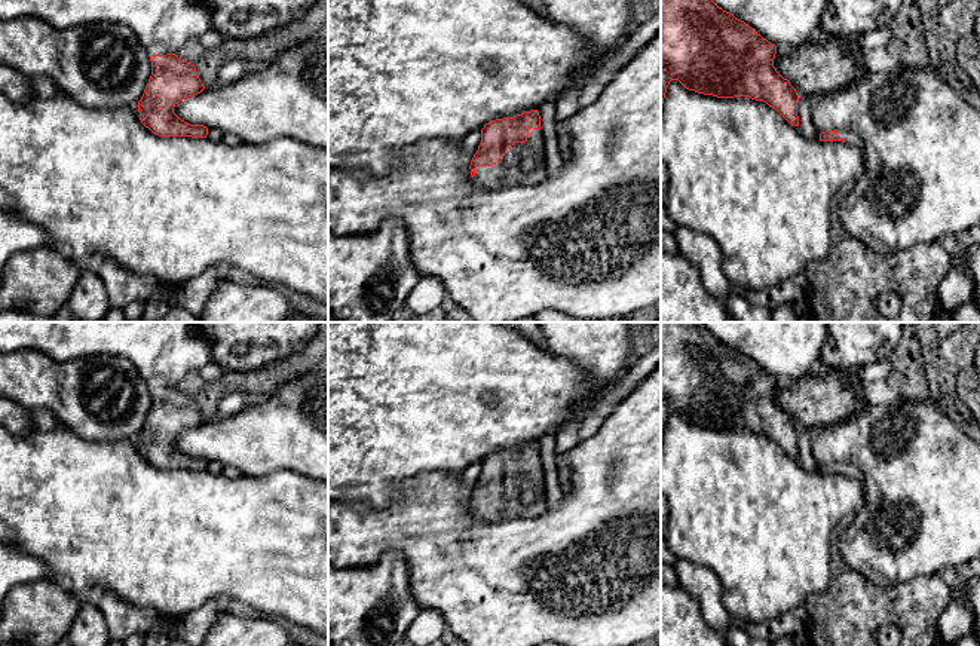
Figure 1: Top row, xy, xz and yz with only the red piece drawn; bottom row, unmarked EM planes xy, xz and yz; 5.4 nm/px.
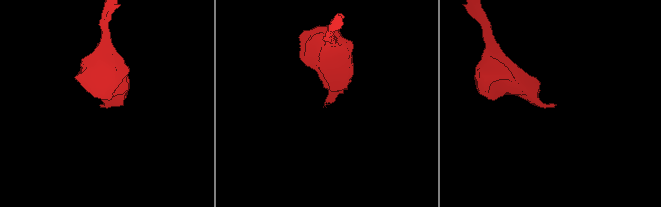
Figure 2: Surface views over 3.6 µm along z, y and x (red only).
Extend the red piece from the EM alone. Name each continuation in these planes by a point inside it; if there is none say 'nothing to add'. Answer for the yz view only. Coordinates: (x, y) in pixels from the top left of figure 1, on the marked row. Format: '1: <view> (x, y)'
1: yz (851, 138)

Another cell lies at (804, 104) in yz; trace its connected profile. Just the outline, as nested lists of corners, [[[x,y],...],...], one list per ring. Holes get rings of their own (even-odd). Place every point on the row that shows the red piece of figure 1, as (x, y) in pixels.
[[[799,97],[797,101],[799,129],[808,138],[820,141],[820,131],[815,129],[811,119],[811,98]]]

